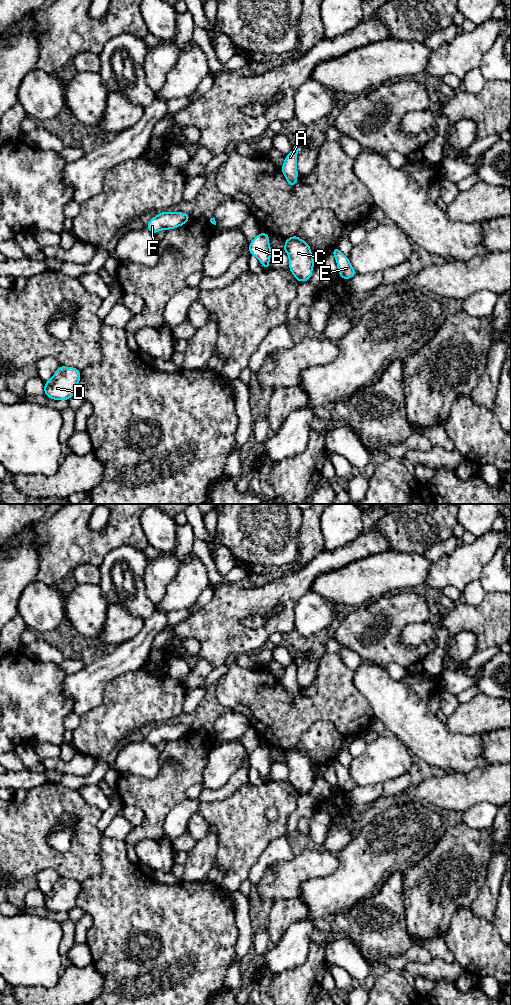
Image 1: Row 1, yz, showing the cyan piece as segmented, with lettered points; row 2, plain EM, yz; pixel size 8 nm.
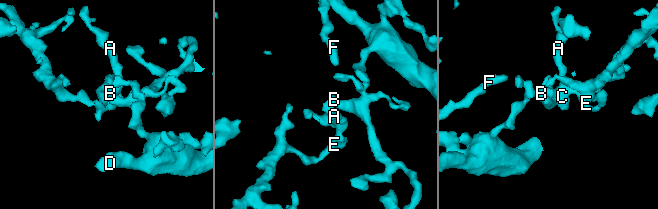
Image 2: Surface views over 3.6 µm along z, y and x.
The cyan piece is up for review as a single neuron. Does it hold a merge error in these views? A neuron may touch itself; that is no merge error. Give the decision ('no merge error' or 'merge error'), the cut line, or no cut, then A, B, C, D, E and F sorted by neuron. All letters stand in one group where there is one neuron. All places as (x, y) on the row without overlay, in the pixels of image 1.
merge error; cut in yz along (284, 757), (286, 762); A C E F / B D

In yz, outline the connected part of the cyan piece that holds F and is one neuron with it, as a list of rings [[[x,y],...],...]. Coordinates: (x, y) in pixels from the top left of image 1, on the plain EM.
[[[166,722],[162,723],[159,727],[152,729],[146,740],[153,746],[157,746],[160,742],[171,742],[186,736],[191,727],[184,724],[170,725]]]

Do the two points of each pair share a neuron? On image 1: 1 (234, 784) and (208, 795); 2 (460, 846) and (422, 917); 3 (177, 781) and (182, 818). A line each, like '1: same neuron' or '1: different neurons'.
1: same neuron
2: same neuron
3: different neurons

